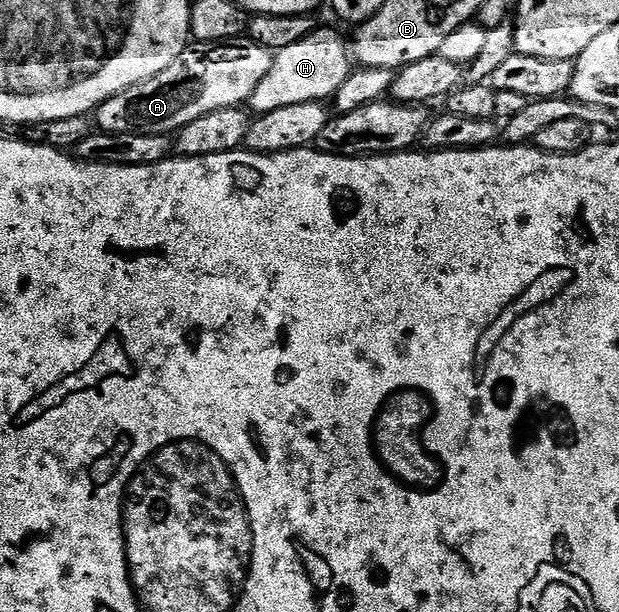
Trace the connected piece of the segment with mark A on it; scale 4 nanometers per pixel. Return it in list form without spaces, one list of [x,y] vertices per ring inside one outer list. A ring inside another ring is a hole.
[[[235,37],[231,41],[203,41],[190,44],[159,75],[107,99],[95,110],[95,125],[102,133],[176,134],[178,129],[195,123],[199,115],[223,107],[241,107],[259,87],[263,75],[271,71],[274,54],[262,45]]]

